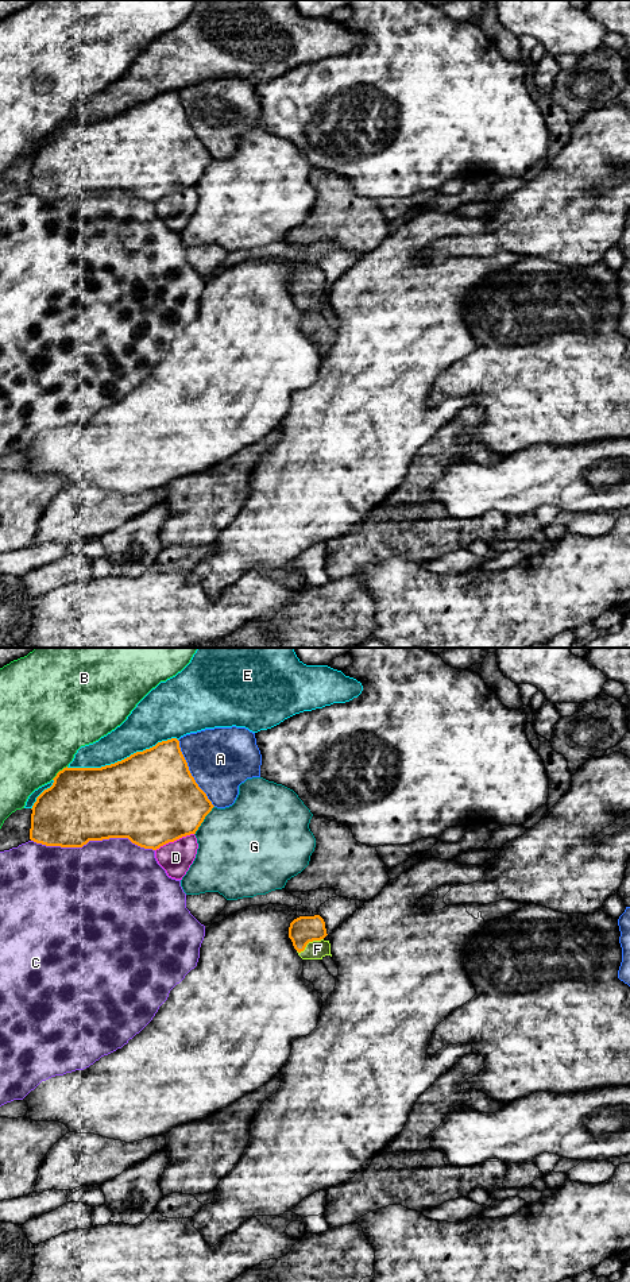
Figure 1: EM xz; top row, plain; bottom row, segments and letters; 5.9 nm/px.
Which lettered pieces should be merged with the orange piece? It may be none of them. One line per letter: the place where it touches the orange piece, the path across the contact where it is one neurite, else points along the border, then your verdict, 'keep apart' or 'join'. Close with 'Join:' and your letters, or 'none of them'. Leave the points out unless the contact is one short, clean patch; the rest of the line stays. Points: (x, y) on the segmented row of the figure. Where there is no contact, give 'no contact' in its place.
A: meets orange in xz at (190, 773); keep apart
B: meets orange in xz at (58, 772); keep apart
C: meets orange in xz at (93, 840); keep apart
D: meets orange in xz at (174, 840); keep apart
E: meets orange in xz at (122, 760); keep apart
F: meets orange in xz at (309, 941); runs through xz (302, 930), (309, 941), (317, 949); join
G: meets orange in xz at (203, 821); keep apart
Join: F

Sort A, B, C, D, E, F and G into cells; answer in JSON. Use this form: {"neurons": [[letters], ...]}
{"neurons": [["A"], ["B"], ["C"], ["D"], ["E"], ["F"], ["G"]]}

